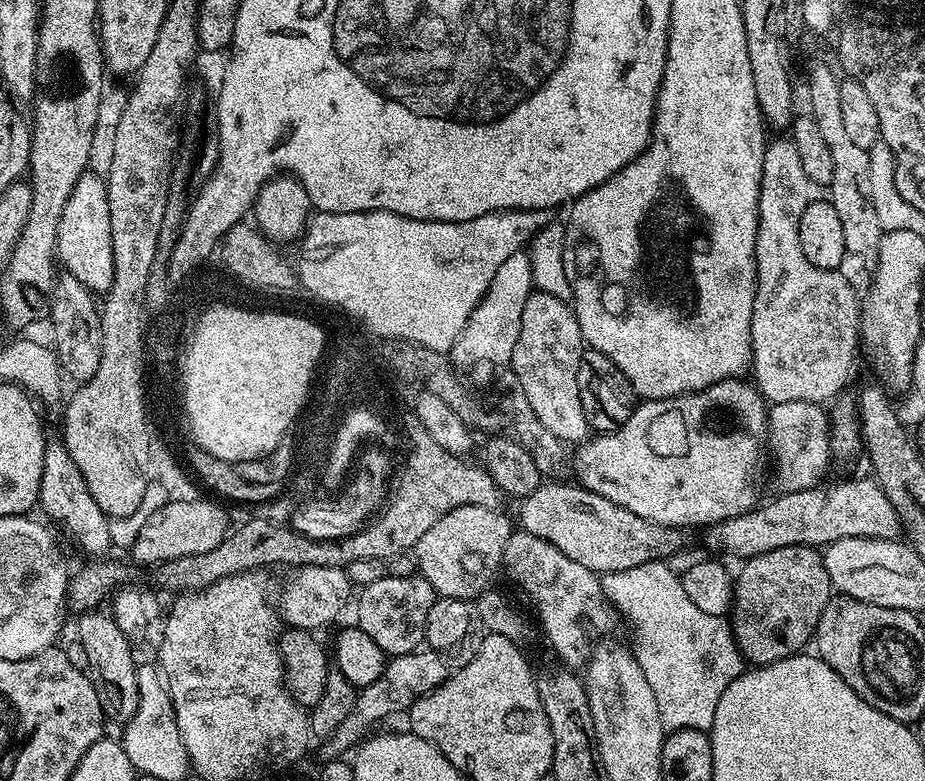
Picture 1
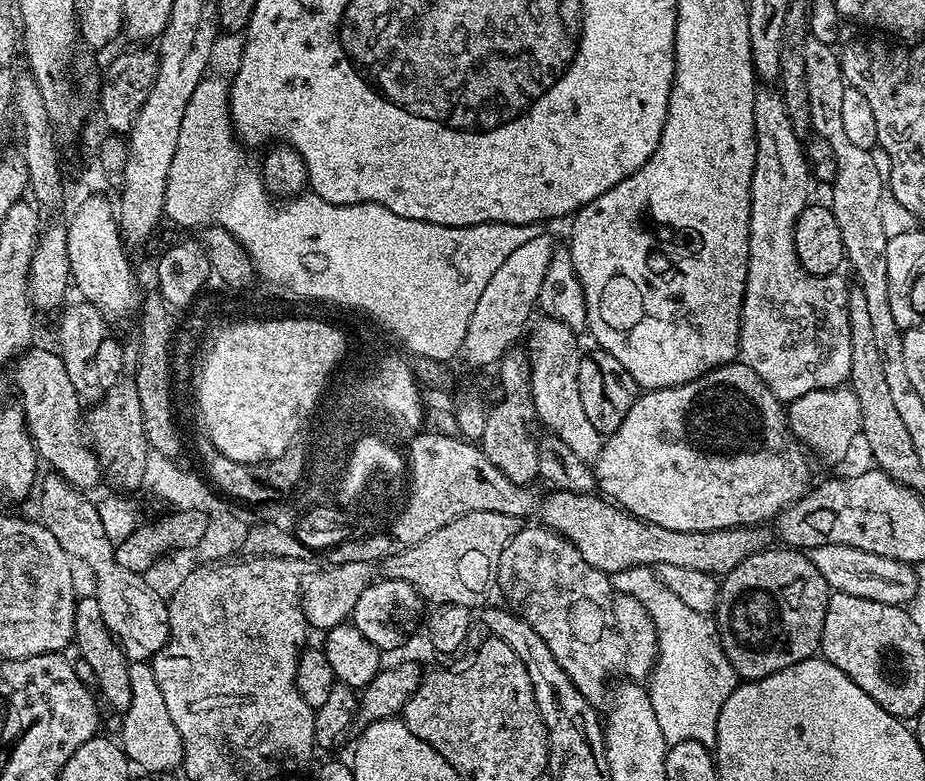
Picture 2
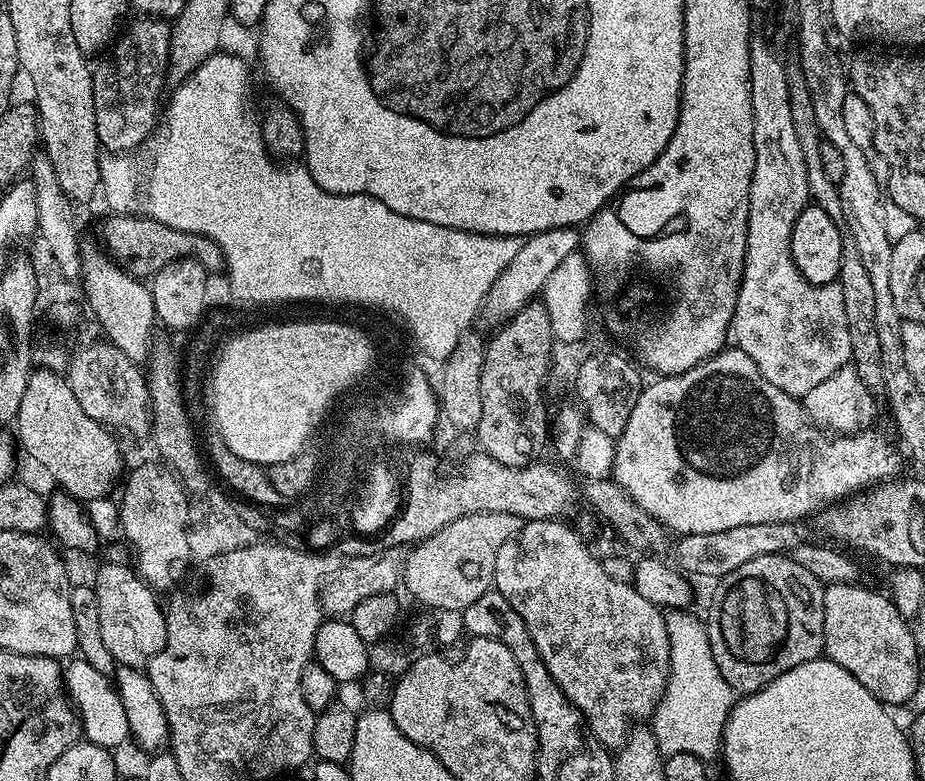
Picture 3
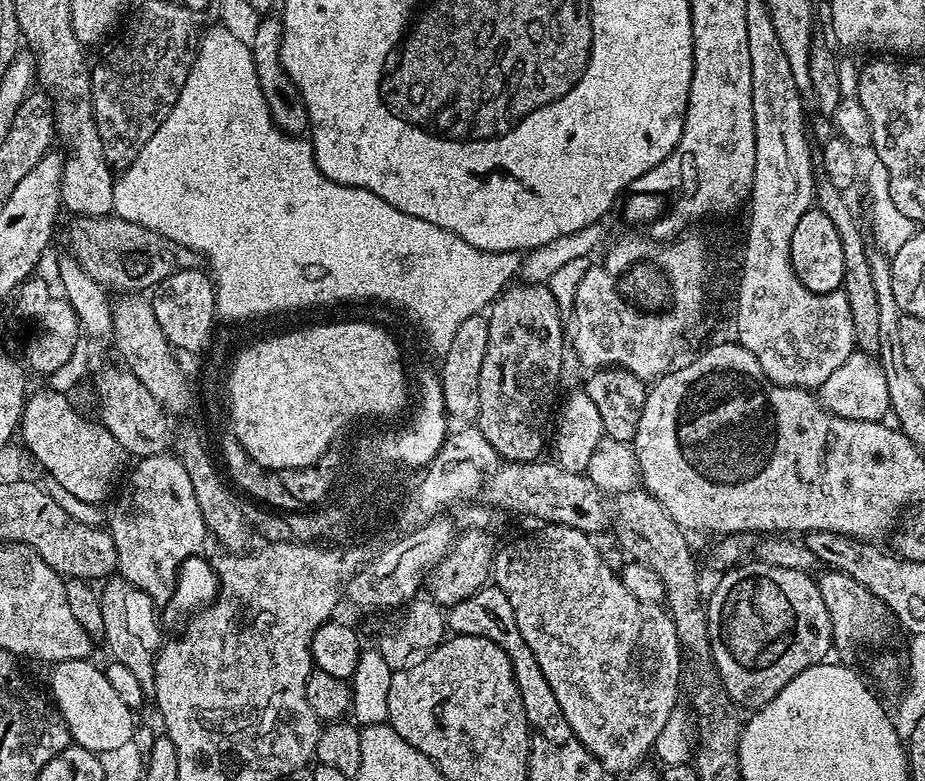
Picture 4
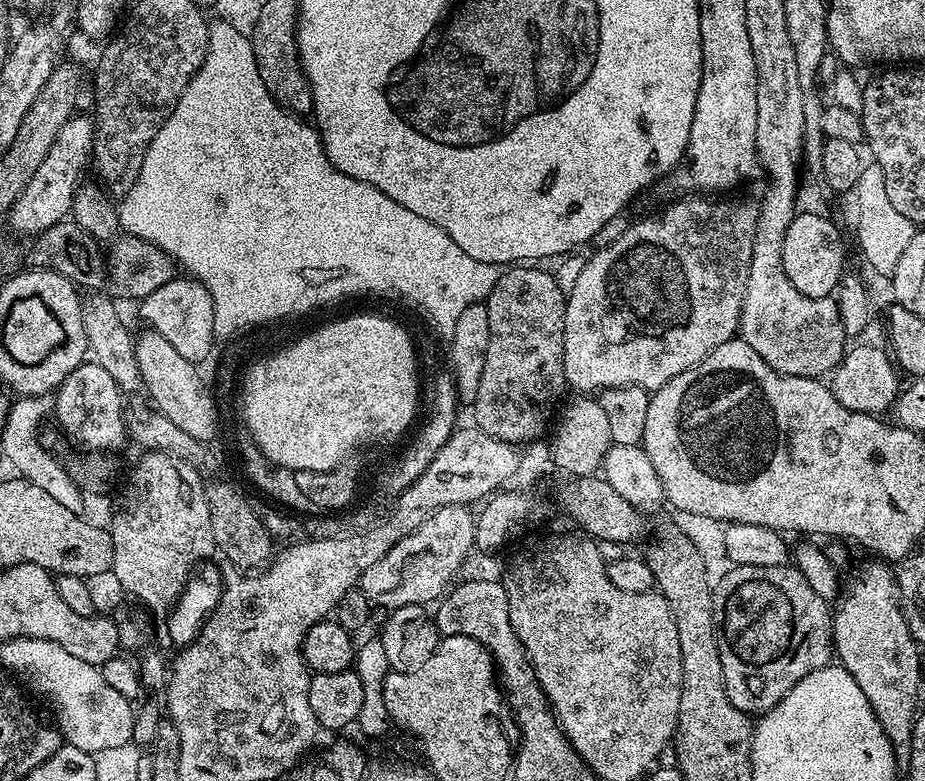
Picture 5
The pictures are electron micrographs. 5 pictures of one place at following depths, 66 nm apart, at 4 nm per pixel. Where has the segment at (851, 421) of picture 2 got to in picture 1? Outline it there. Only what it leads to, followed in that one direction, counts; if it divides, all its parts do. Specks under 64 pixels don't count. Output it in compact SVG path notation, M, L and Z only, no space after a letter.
M778 402L771 405L768 410L766 448L769 453L776 452L777 489L797 492L817 487L828 466L828 459L834 456L829 413L814 402Z

